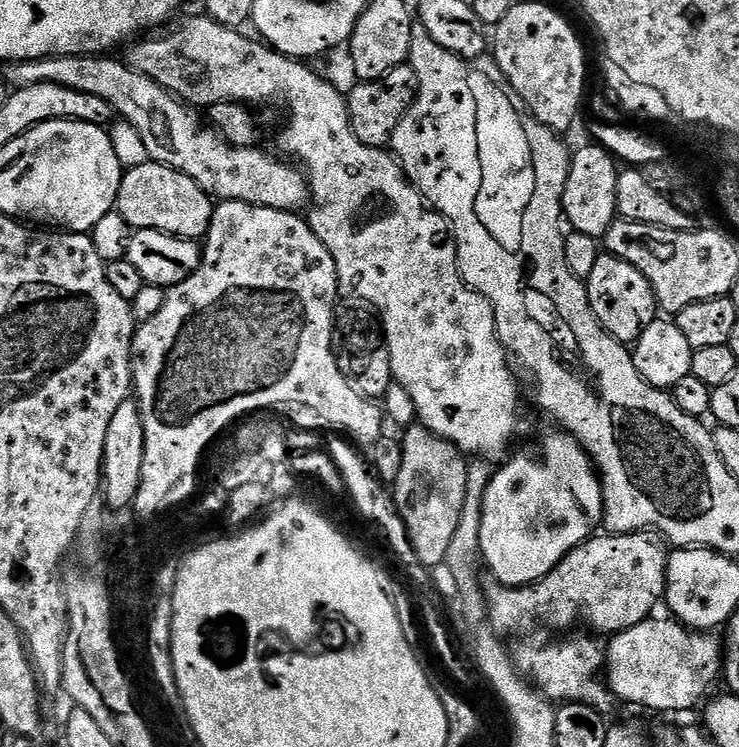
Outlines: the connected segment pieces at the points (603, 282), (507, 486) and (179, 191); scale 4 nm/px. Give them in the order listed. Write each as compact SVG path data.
M602 254L598 262L594 262L594 270L586 281L586 287L594 318L598 318L600 325L620 344L635 345L636 340L642 338L642 330L646 330L646 326L658 319L656 295L650 282L646 282L646 274L622 258Z
M563 430L555 431L541 442L540 452L533 456L513 455L505 459L493 471L492 481L482 493L480 556L492 571L491 579L506 588L527 588L530 584L537 584L579 544L586 543L604 522L604 486L596 465L576 437Z
M149 162L125 171L116 195L115 211L132 230L158 230L167 236L200 242L212 225L213 207L213 197L207 196L194 178L173 168Z

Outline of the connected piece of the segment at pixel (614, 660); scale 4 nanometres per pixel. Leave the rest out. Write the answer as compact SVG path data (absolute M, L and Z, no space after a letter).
M649 618L641 622L638 626L628 628L624 632L617 632L611 637L612 641L607 641L606 644L606 683L608 691L612 693L617 701L625 700L628 704L637 704L640 708L649 708L652 712L688 712L691 708L699 709L701 705L709 699L712 687L715 686L716 680L721 679L722 676L722 644L718 639L715 640L715 635L701 634L699 632L691 631L684 627L679 620L675 618L667 618L668 620L656 620L657 618Z

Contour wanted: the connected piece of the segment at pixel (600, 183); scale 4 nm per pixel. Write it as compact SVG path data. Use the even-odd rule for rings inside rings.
M595 142L571 153L572 161L564 191L564 219L567 227L578 234L602 238L618 218L618 178L621 169L611 152Z

